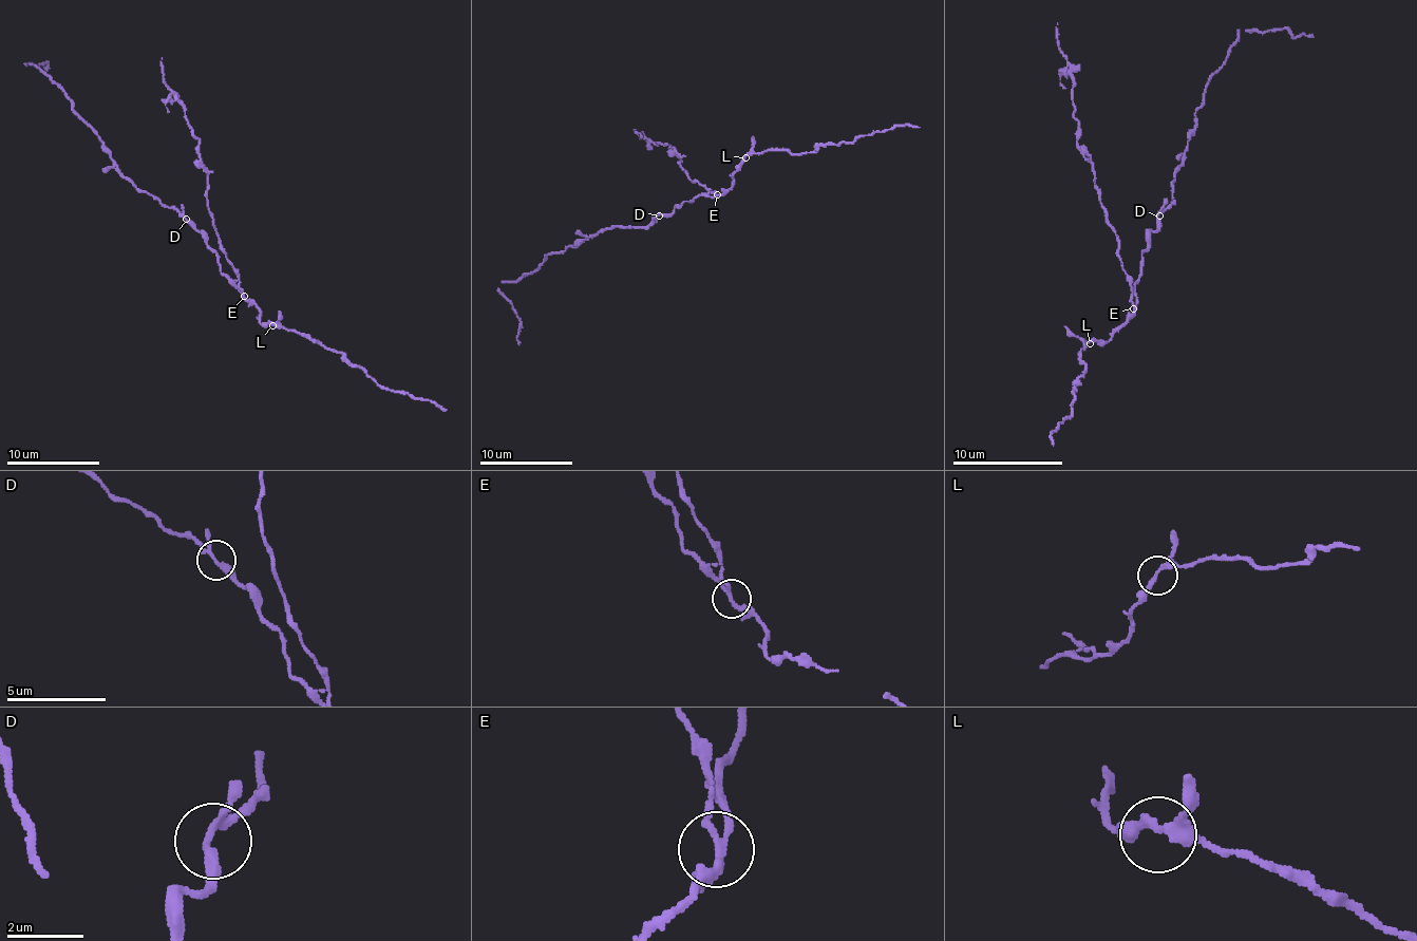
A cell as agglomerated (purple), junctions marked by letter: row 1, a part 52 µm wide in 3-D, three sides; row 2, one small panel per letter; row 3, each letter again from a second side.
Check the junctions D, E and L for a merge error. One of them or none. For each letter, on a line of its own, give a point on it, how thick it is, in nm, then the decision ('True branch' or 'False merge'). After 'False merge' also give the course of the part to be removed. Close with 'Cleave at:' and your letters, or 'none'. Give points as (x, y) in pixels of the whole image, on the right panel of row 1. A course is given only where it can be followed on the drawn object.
D: Place: (1159, 215). Thickness 190 nm. True branch
E: Place: (1133, 308). Thickness 180 nm. False merge. Course of the part to remove: (1134, 307), (1090, 155), (1076, 142), (1073, 67), (1059, 50), (1056, 22)
L: Place: (1090, 343). Thickness 200 nm. True branch
Cleave at: E

